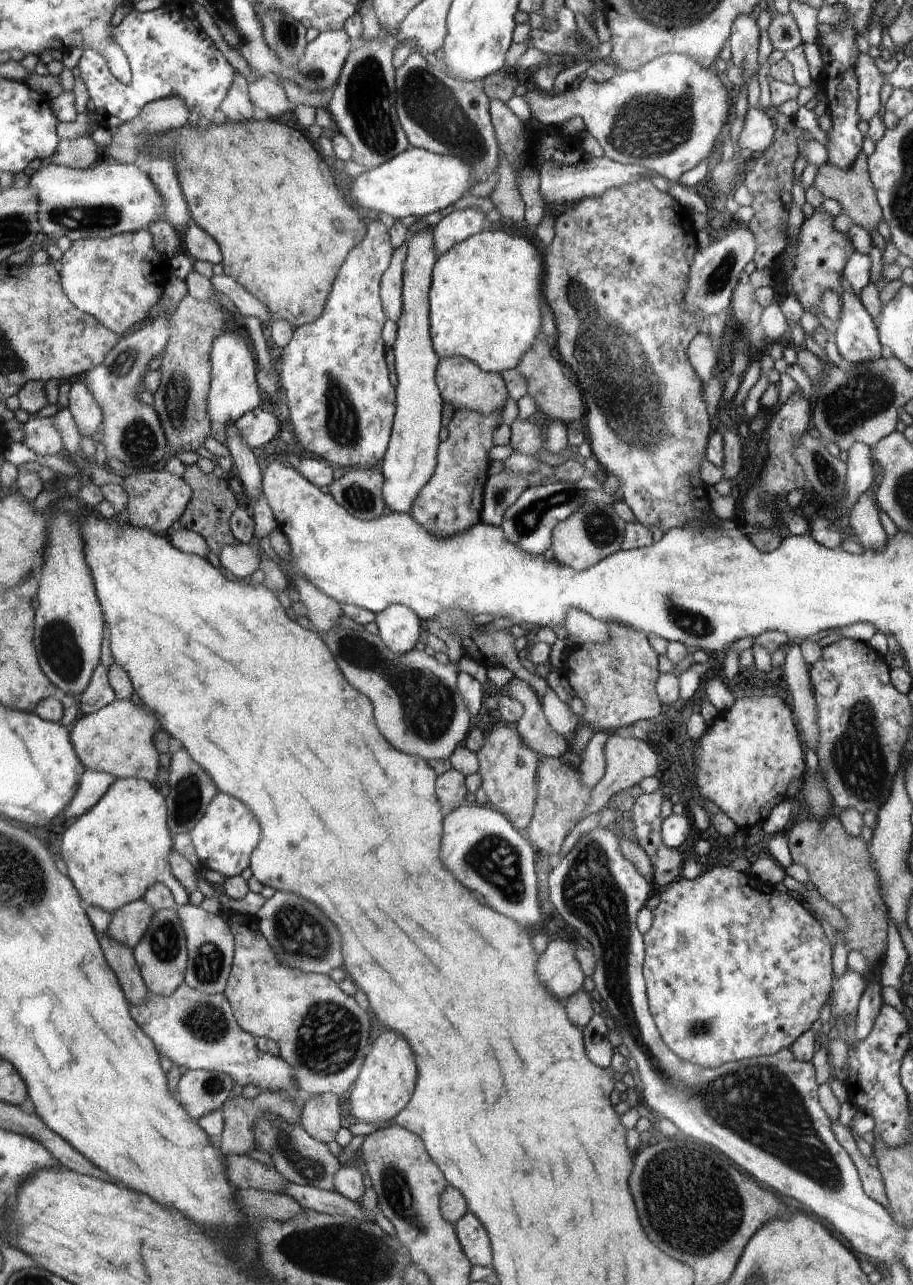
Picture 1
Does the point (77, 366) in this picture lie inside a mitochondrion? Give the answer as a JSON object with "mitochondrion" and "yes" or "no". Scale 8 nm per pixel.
{"mitochondrion":"no"}

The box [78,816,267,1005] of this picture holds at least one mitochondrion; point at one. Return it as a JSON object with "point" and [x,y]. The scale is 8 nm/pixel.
{"point":[163,940]}

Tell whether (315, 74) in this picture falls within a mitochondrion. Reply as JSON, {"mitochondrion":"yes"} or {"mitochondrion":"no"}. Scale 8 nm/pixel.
{"mitochondrion":"yes"}

